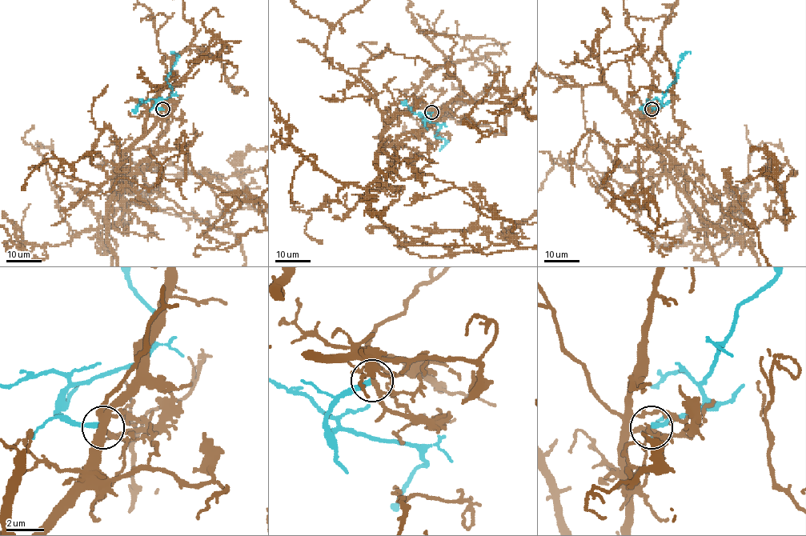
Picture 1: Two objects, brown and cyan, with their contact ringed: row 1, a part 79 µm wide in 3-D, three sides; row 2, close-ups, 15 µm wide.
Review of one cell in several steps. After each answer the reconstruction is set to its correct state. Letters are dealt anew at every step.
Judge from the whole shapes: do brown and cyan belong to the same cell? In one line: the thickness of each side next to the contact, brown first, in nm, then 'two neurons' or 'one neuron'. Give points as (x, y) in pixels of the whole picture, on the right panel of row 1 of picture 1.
220 nm thick on the brown side, 260 nm on the other; two neurons

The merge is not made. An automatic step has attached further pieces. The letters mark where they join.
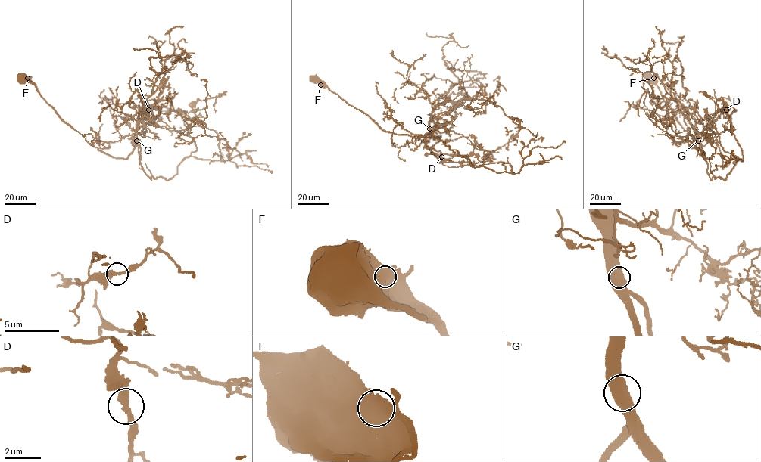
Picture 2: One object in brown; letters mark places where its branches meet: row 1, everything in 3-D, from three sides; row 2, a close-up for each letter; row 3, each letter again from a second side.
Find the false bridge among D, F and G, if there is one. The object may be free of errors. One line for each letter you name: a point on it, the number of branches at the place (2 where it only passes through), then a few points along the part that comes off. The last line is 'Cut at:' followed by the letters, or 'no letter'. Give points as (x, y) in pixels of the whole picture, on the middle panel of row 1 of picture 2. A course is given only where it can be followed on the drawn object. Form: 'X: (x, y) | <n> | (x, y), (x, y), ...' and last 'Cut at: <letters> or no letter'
Cut at: no letter

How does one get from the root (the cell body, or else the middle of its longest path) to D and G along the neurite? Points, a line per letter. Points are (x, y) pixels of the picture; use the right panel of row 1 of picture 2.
D: (647, 77), (706, 159), (702, 146), (711, 179), (743, 159), (737, 110), (726, 110)
G: (647, 77), (647, 79), (656, 85), (679, 123), (700, 144), (706, 159), (698, 140)

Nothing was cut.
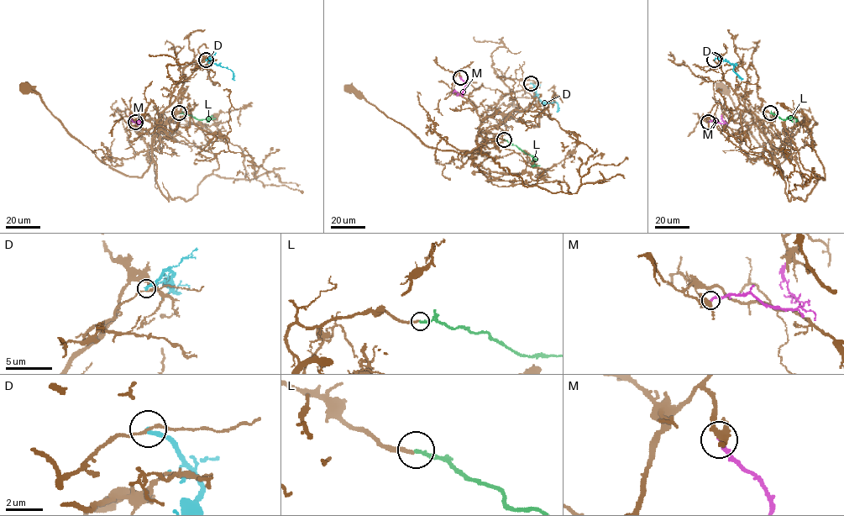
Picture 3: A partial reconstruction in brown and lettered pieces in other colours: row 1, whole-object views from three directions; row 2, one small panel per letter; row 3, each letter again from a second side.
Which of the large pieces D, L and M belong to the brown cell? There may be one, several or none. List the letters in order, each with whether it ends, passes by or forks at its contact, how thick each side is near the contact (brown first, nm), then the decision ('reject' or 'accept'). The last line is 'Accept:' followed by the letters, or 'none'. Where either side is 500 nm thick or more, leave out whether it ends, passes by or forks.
D: it ends there; 140 nm thick on the brown side, 240 nm on the other; reject
L: it ends there; 200 nm thick on the brown side, 240 nm on the other; accept
M: it ends there; 320 nm thick on the brown side, 200 nm on the other; reject
Accept: L

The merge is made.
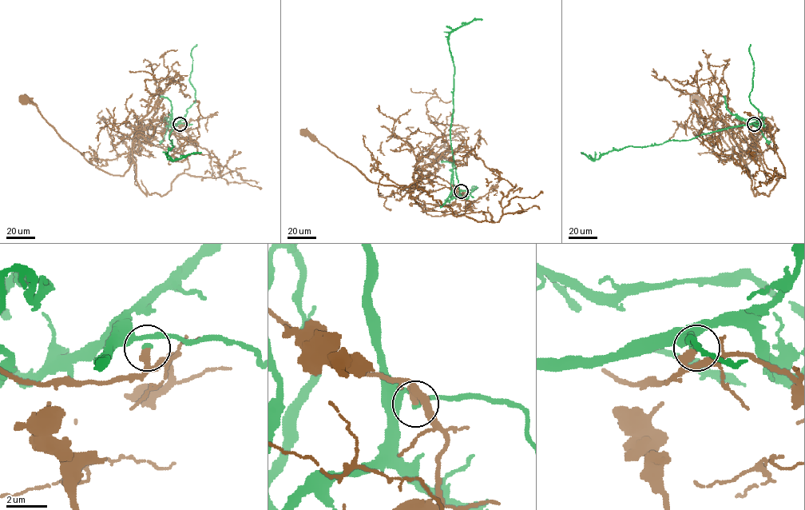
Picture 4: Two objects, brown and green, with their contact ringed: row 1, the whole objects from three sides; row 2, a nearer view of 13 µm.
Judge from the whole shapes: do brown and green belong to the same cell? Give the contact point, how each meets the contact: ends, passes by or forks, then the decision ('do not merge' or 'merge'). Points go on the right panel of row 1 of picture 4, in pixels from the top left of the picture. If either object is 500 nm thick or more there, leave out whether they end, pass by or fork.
place (754, 124); brown ends; green passes by; do not merge

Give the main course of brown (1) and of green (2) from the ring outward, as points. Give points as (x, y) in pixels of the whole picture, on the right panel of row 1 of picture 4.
1: (754, 124), (732, 121), (733, 140), (751, 176), (695, 98)
2: (754, 124), (703, 133), (688, 140), (669, 140), (644, 147), (629, 145), (609, 151), (596, 160), (582, 152)

